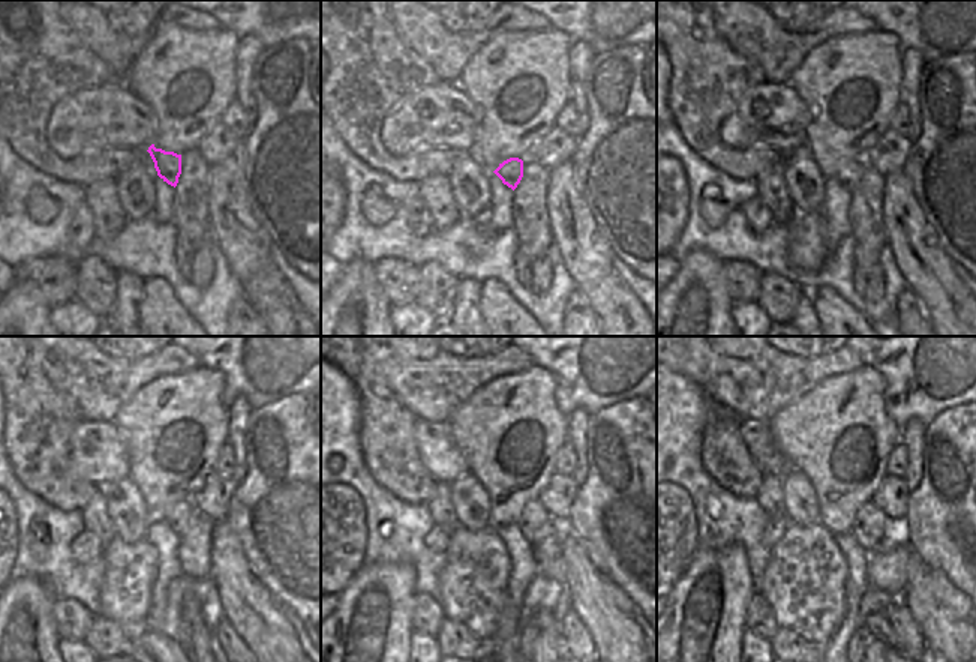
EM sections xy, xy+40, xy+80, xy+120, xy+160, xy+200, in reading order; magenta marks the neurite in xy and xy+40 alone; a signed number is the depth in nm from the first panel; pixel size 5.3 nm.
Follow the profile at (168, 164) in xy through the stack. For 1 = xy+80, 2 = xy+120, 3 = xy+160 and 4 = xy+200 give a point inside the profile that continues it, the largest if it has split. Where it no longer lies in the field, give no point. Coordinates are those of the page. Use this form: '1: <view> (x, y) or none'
1: xy+80 (849, 174)
2: xy+120 (177, 518)
3: xy+160 (534, 521)
4: xy+200 (870, 524)

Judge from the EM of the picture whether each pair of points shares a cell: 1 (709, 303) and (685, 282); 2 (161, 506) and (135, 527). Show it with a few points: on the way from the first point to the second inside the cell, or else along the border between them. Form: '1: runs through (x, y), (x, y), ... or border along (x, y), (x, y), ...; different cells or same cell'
1: runs through (703, 300), (691, 288); same cell
2: border along (135, 484), (144, 502), (149, 523); different cells

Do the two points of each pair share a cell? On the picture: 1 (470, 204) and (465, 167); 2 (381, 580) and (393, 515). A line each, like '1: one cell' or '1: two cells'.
1: one cell
2: two cells

